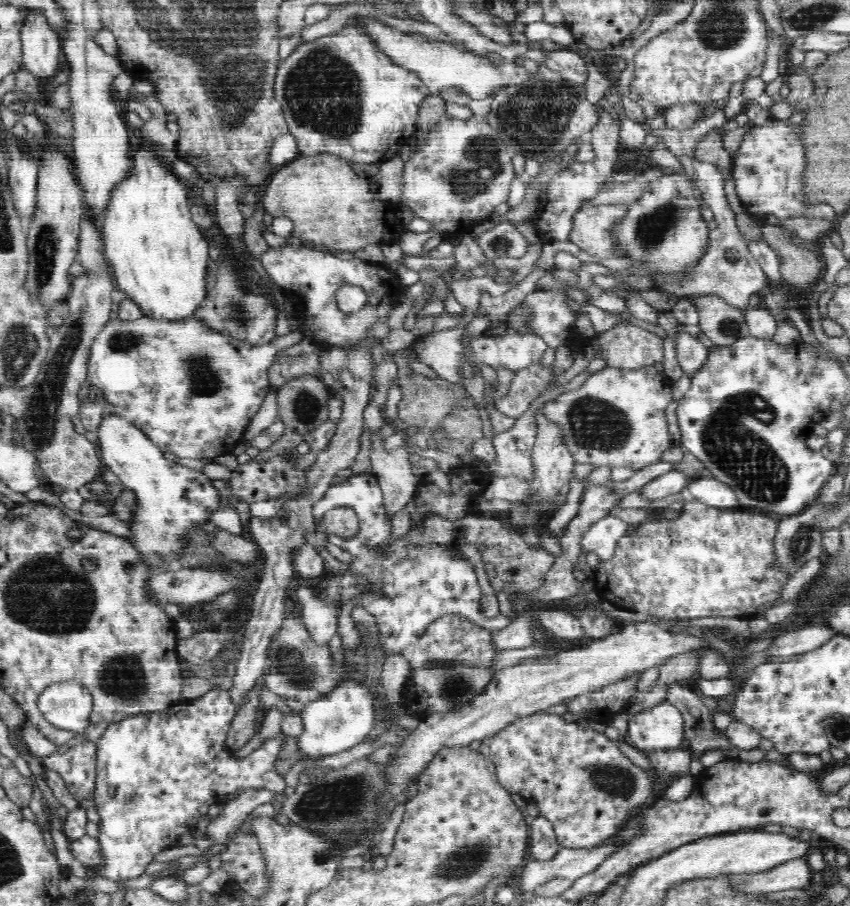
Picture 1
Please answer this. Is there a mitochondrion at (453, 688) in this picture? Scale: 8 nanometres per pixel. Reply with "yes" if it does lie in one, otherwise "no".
yes

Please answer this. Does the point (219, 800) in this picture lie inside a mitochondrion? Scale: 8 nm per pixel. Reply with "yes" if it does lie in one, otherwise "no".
no

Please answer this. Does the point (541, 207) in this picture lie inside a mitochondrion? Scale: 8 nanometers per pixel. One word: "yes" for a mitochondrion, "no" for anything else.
no

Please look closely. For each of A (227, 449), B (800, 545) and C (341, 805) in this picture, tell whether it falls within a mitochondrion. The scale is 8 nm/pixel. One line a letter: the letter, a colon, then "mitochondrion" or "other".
A: other
B: mitochondrion
C: mitochondrion

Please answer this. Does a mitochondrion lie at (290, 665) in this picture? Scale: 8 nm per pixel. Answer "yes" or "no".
yes

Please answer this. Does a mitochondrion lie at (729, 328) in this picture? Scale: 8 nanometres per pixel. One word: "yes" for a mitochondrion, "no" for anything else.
yes

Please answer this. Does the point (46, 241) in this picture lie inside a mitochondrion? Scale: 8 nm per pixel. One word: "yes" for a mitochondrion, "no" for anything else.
yes

